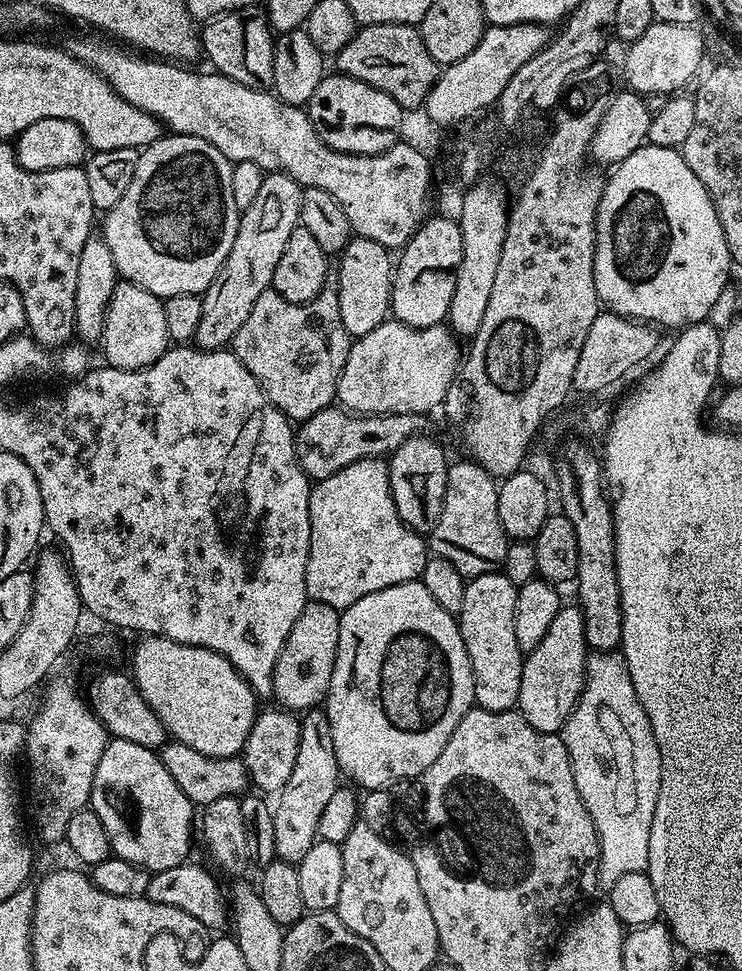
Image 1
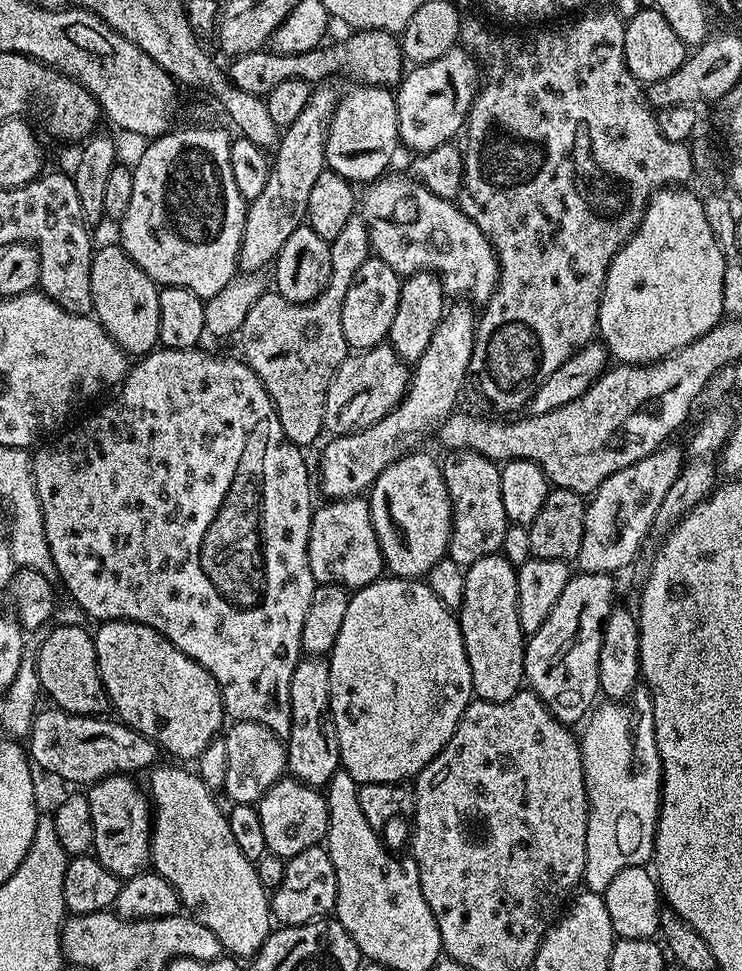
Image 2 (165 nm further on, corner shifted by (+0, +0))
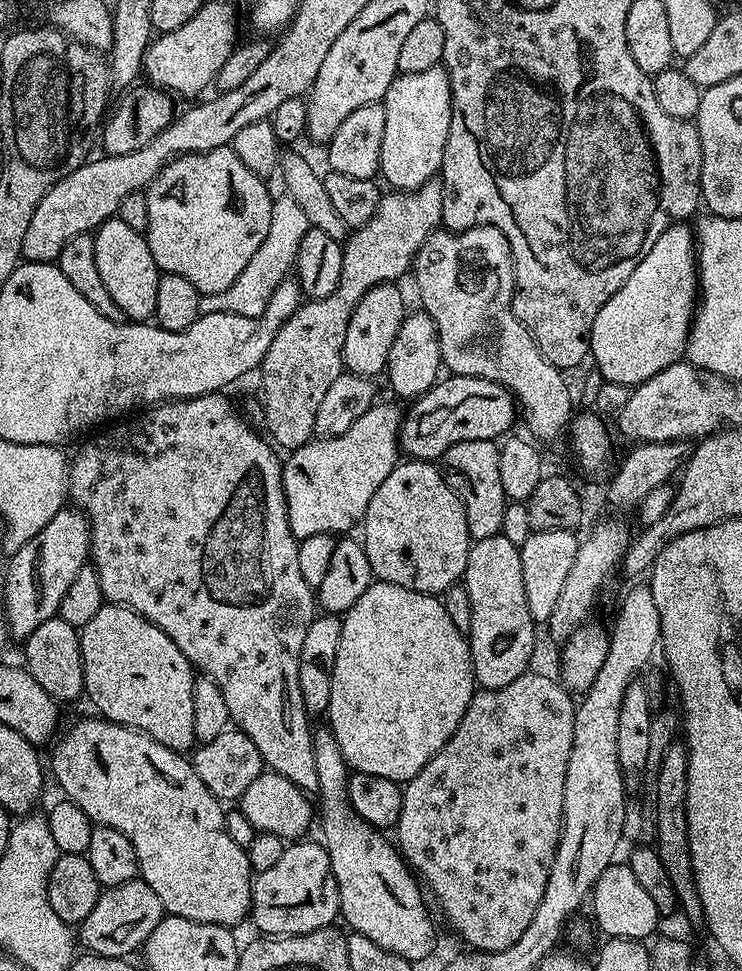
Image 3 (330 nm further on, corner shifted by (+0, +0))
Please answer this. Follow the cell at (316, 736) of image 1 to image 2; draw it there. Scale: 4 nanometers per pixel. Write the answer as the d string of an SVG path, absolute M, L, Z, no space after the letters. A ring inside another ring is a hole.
M305 655L296 663L290 678L290 706L292 729L286 738L288 750L287 771L295 779L314 789L323 789L335 772L341 771L338 734L334 730L330 710L330 670L324 656Z

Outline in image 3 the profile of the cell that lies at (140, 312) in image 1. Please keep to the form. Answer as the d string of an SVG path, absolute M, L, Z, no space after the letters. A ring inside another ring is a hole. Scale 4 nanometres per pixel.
M119 218L104 221L92 236L94 242L94 263L98 265L98 275L114 298L121 317L132 322L148 322L156 315L154 301L158 299L158 282L162 275L150 254L150 246L145 233L126 226Z

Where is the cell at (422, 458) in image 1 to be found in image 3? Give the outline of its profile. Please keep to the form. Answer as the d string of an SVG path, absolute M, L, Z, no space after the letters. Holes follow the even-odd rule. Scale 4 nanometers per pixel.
M408 458L390 470L386 482L378 486L374 498L370 498L370 506L366 506L363 528L362 543L376 580L385 580L394 586L406 586L406 590L435 597L439 597L447 588L461 583L466 570L466 558L474 541L466 526L464 502L444 481L444 473L435 463Z

